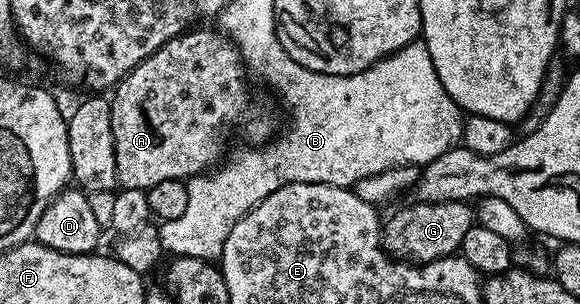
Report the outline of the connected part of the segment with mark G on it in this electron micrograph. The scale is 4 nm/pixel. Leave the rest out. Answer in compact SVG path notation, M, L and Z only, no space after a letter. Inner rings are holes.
M414 201L413 206L405 206L397 210L393 218L386 217L381 228L381 245L390 256L420 264L423 262L434 262L440 258L447 258L456 255L463 244L463 236L467 228L475 225L475 210L469 202L418 202Z

